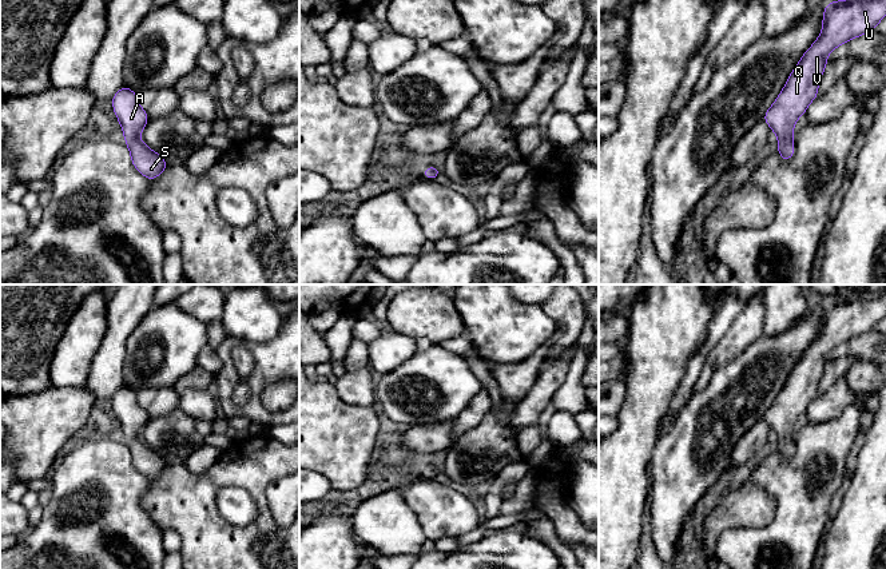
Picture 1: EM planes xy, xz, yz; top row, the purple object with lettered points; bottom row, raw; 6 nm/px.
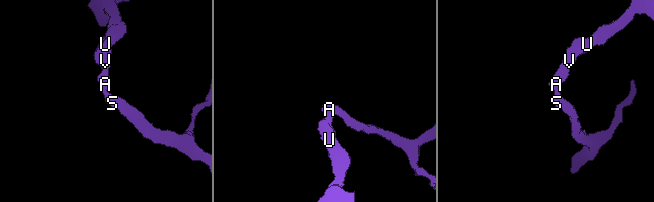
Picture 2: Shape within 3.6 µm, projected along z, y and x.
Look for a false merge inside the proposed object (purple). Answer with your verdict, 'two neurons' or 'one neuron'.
one neuron

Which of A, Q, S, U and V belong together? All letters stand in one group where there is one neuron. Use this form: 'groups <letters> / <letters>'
groups A Q S U V

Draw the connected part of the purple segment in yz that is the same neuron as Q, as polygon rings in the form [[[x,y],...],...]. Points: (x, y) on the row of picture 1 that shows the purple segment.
[[[847,0],[826,4],[823,27],[817,41],[803,53],[775,103],[763,120],[778,135],[776,146],[787,163],[795,152],[792,130],[798,118],[819,95],[818,83],[827,64],[827,55],[838,45],[867,33],[886,16],[886,0]]]

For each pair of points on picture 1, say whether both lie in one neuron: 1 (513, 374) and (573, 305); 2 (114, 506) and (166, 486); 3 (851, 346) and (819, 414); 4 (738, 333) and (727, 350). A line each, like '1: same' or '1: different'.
1: same
2: different
3: same
4: same

